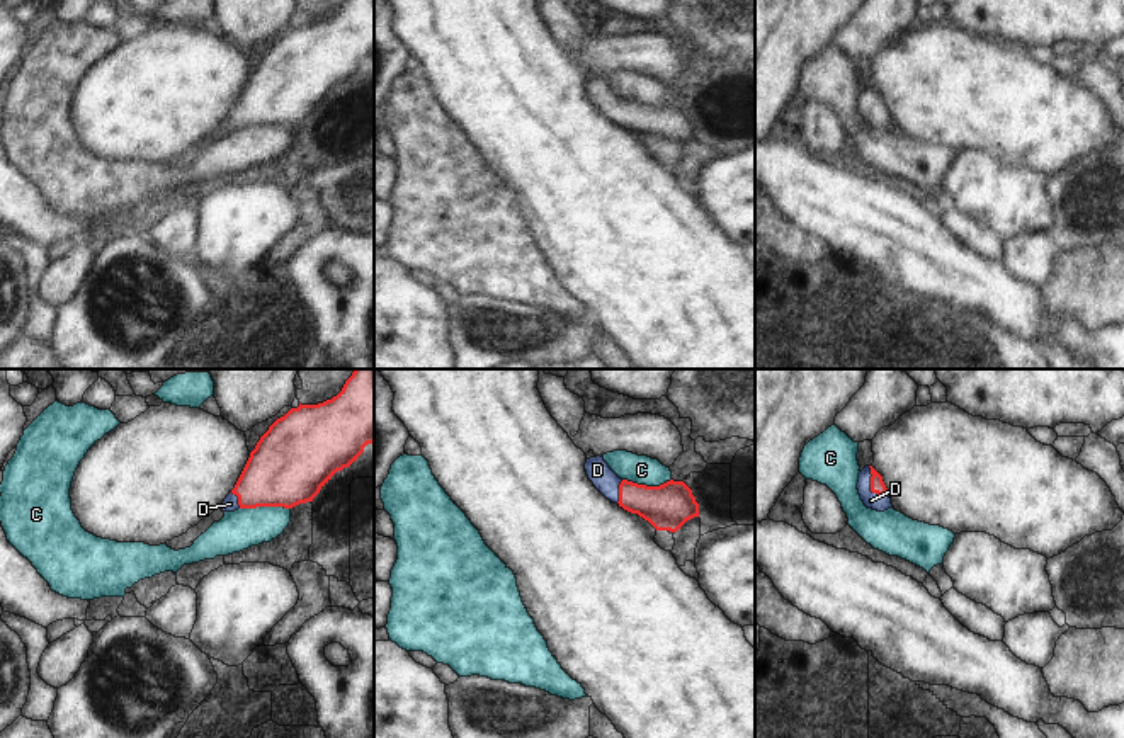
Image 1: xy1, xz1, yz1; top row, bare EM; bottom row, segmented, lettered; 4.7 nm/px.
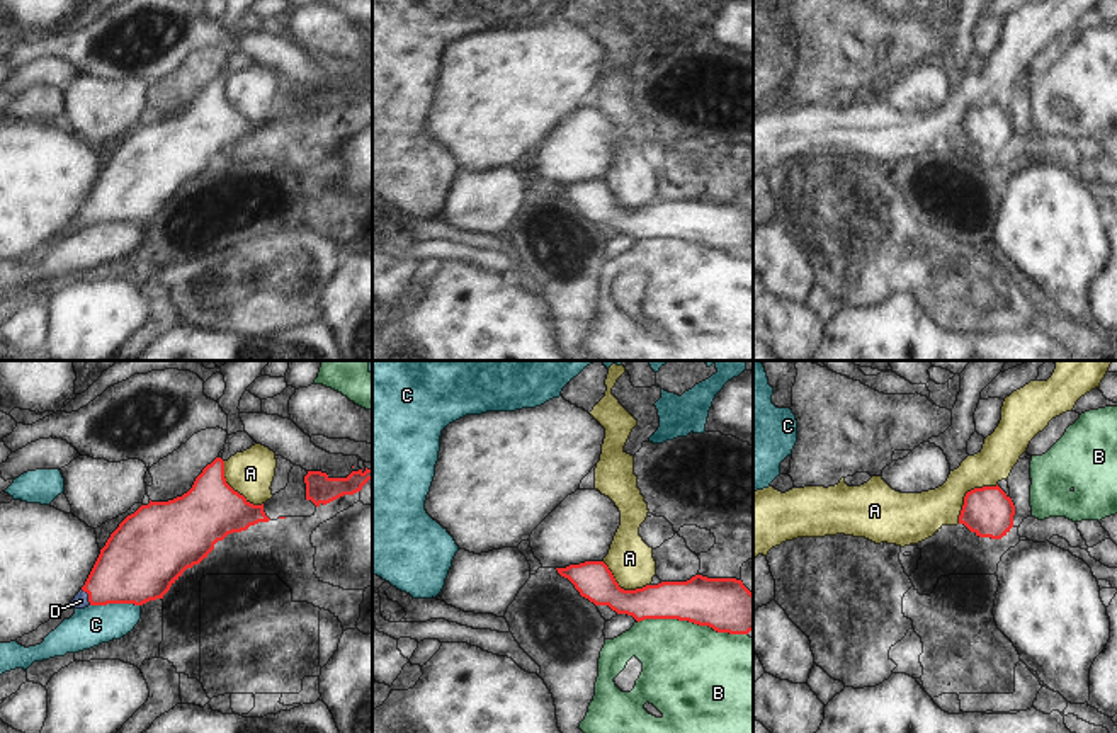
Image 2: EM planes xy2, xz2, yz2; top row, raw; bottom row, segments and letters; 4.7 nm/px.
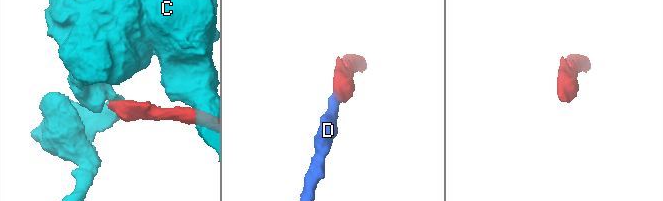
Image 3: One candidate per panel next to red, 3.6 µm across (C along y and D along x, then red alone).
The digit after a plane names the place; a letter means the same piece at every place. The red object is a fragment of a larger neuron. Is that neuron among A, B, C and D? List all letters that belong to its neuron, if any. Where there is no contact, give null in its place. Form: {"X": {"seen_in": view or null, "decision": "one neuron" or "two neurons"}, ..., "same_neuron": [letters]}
{"A": {"seen_in": "yz2", "decision": "two neurons"}, "B": {"seen_in": "xz2", "decision": "two neurons"}, "C": {"seen_in": "xy1", "decision": "two neurons"}, "D": {"seen_in": "yz1", "decision": "one neuron"}, "same_neuron": ["D"]}

